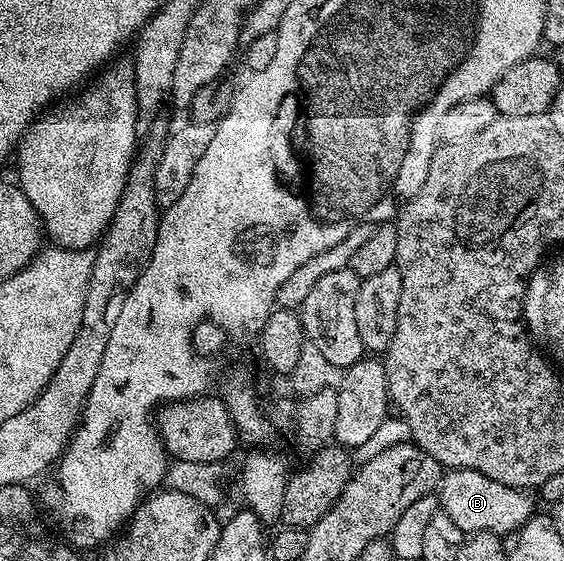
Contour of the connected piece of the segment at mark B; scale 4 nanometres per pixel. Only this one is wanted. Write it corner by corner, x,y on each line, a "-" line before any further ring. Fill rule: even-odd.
466,468
446,471
437,491
440,509
451,518
451,522
454,522
461,532
490,532
500,536
523,528
526,521
534,515
535,508
530,496
530,493
522,489
504,486
501,482
487,478
485,474

